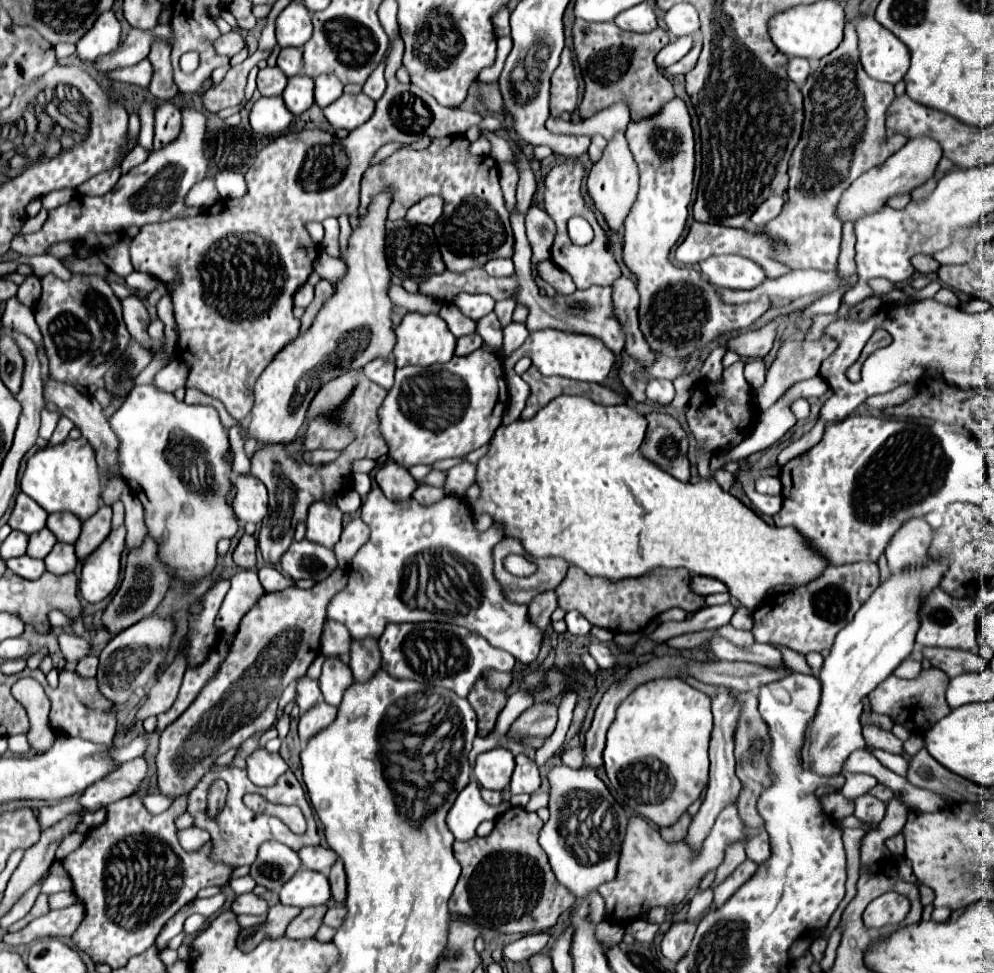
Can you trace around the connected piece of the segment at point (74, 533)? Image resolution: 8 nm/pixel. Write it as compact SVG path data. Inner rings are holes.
M52 513L48 515L46 527L56 535L62 543L76 543L82 533L82 521L72 513Z

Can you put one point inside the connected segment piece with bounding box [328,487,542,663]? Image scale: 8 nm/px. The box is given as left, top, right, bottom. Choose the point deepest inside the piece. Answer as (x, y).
(409, 546)

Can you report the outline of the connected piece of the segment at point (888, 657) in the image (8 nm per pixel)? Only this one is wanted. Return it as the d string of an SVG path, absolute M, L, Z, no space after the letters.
M944 559L928 563L928 567L916 567L914 571L900 571L884 581L872 597L856 611L854 619L836 635L830 655L824 659L820 683L822 683L822 701L816 719L812 721L812 747L808 747L808 763L820 775L834 775L842 771L844 761L850 753L858 749L872 751L878 761L898 775L906 775L906 761L902 755L890 751L872 749L862 737L860 715L864 711L862 699L868 697L894 669L910 657L914 647L914 637L920 627L916 611L920 609L920 599L928 587L940 585L940 575L946 571Z

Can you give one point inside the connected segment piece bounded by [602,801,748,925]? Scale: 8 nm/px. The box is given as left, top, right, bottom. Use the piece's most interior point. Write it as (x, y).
(652, 872)

